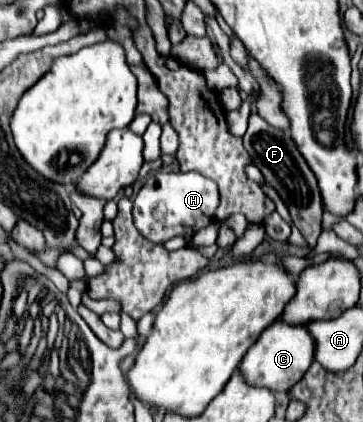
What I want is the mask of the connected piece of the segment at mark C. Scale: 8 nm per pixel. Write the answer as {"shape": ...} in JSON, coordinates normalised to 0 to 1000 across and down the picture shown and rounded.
{"shape":[[[760,763],[744,768],[689,820],[656,882],[689,915],[738,919],[749,929],[793,929],[837,891],[837,882],[854,872],[860,858],[865,858],[865,815],[860,796],[848,796],[843,773],[793,773]]]}

